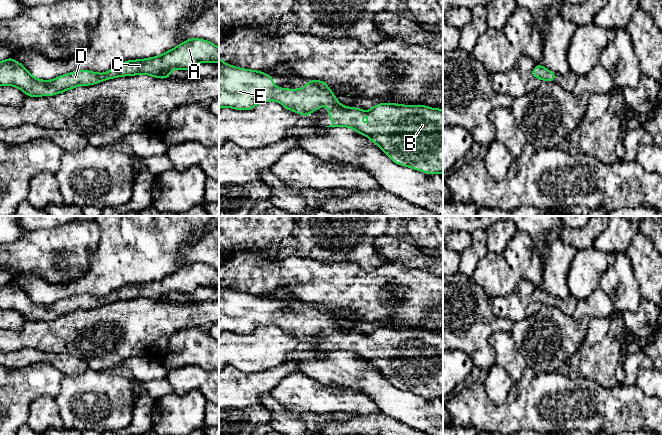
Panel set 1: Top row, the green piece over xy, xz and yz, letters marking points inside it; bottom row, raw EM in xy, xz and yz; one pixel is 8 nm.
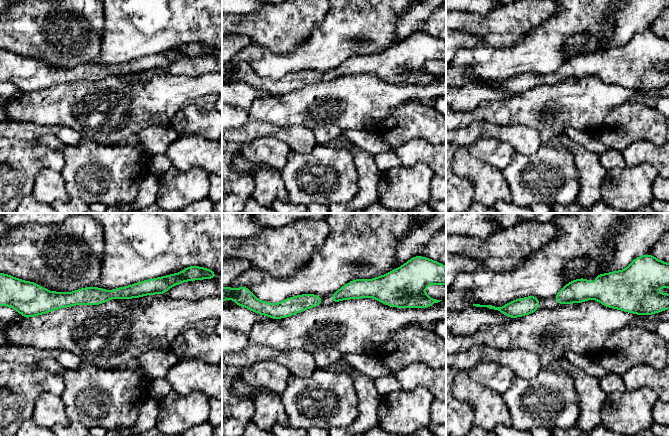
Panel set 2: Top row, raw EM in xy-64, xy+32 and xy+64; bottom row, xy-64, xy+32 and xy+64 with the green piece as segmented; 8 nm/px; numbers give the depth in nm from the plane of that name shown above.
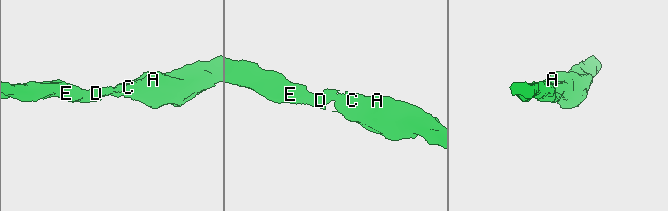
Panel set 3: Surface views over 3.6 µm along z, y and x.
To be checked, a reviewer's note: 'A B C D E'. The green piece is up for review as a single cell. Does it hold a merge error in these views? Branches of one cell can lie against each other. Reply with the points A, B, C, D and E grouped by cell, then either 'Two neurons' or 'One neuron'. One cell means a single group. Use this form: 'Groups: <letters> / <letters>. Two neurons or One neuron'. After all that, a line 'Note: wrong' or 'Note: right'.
Groups: A B C D E. One neuron
Note: right

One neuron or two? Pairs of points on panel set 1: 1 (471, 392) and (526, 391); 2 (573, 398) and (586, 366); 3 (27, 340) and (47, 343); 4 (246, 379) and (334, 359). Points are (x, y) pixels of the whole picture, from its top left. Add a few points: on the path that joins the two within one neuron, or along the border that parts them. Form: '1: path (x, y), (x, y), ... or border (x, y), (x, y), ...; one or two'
1: path (485, 406), (488, 409), (508, 409), (512, 405); one
2: border (583, 376), (598, 382), (604, 388); two
3: path (32, 340), (42, 340); one
4: border (285, 361), (296, 361), (297, 369); two

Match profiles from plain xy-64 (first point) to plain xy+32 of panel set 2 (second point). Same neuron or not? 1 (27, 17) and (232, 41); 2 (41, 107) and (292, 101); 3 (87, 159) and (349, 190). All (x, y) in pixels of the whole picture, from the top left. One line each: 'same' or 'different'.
1: different
2: same
3: same

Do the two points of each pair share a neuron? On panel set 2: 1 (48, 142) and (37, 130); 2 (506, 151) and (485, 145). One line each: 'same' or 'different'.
1: different
2: same

